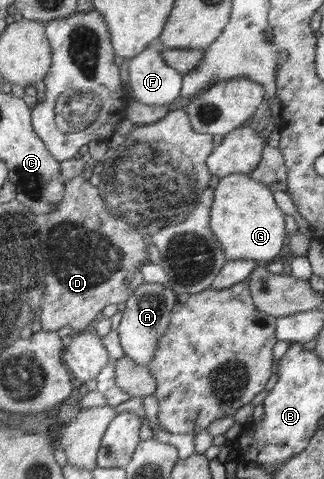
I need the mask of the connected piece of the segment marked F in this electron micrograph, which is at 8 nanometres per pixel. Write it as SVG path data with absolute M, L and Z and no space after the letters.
M157 44L129 59L128 72L132 98L140 104L168 106L181 94L182 73L165 61Z

